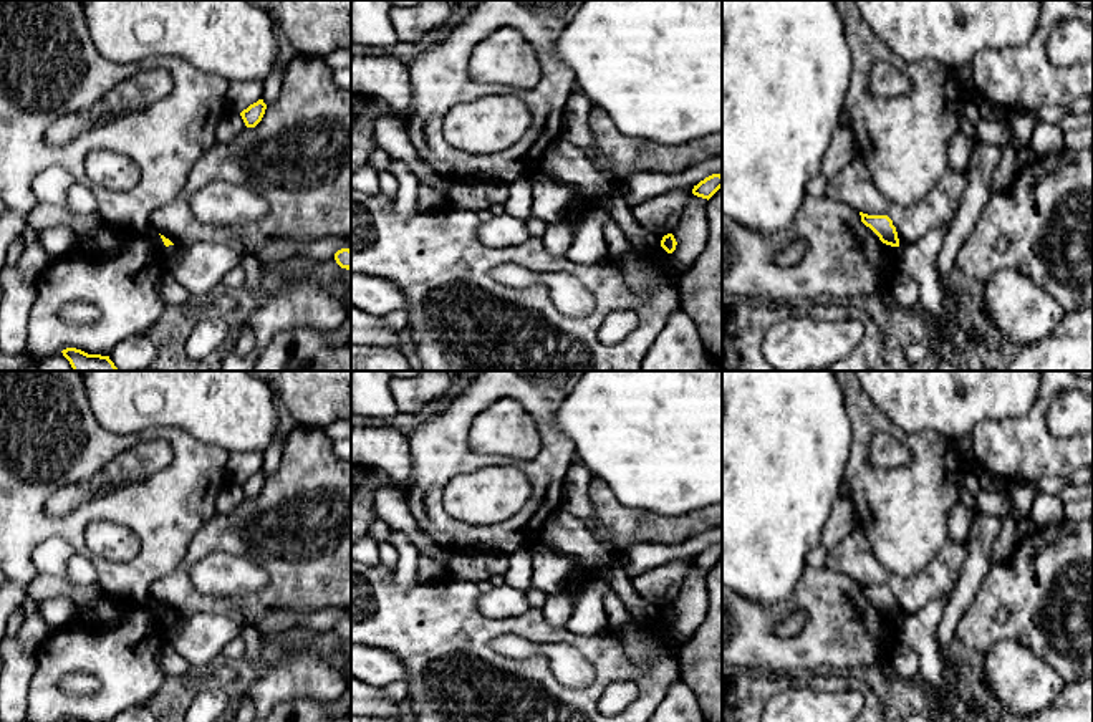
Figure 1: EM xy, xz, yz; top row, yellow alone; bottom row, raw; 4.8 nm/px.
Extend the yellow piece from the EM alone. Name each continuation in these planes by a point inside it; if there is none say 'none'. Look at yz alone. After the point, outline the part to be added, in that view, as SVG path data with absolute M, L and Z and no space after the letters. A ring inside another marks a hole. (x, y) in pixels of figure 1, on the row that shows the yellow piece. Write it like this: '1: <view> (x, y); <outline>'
none

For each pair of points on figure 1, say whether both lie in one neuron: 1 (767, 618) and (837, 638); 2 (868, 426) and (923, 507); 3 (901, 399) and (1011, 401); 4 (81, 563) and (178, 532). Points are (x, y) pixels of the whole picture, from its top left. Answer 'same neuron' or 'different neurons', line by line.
1: same neuron
2: same neuron
3: same neuron
4: different neurons

